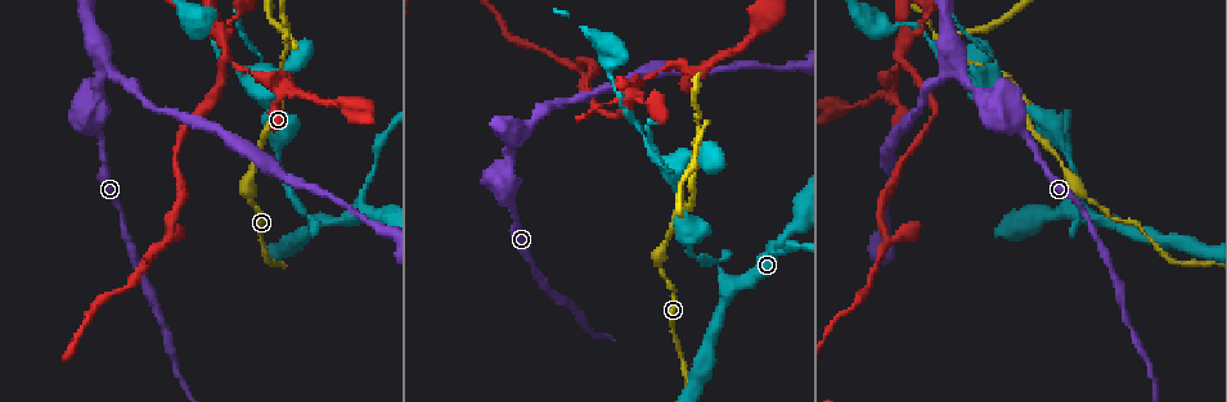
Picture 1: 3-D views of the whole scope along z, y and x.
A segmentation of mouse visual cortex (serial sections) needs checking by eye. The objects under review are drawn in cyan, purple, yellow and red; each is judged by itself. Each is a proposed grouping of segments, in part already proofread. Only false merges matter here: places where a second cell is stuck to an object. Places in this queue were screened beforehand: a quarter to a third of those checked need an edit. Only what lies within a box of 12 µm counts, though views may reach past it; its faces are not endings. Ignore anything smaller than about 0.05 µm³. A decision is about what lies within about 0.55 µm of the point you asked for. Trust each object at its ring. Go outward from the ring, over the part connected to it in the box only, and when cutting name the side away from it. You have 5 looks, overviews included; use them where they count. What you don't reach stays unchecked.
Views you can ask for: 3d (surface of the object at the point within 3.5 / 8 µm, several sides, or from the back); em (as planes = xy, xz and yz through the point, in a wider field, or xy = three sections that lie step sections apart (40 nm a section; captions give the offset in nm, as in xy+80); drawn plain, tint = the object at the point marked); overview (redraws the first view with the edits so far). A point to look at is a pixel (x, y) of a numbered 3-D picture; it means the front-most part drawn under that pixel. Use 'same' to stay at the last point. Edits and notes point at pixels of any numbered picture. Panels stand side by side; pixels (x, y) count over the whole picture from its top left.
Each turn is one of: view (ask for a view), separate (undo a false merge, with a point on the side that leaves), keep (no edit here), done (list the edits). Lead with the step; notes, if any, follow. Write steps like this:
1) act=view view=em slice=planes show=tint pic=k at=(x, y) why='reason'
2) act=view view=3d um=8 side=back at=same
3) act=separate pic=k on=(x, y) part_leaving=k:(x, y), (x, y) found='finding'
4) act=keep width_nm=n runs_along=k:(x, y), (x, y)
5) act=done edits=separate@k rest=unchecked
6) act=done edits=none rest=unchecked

act=view view=3d um=8 pic=1 at=(285, 51) why='three arms meet'

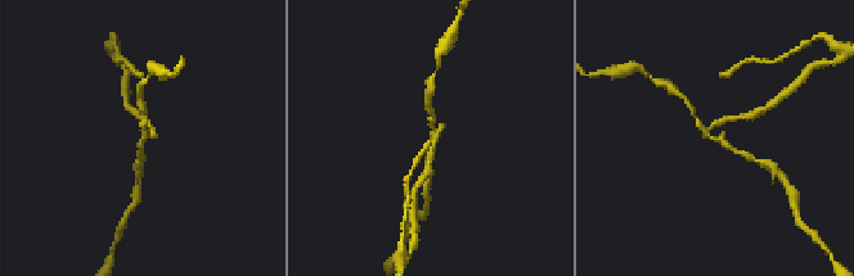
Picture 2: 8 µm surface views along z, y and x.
act=view view=em slice=xy step=5 show=tint pic=2 at=(435, 129) arms=3 arm_widths_nm=150,150,200 why='shape alone is not enough'

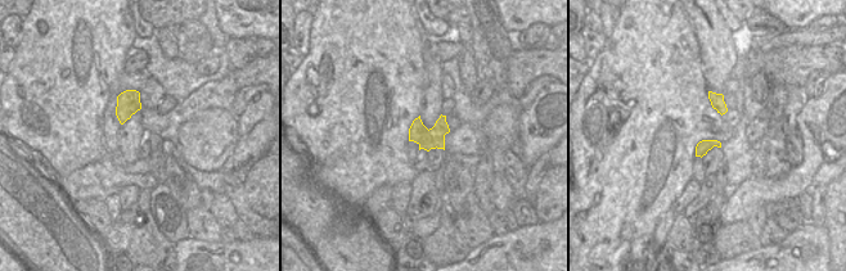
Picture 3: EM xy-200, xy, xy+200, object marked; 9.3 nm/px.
act=separate pic=2 on=(727, 118) found='two cells meet here'

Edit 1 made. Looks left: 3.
act=view view=3d um=3.5 pic=1 at=(960, 71) why='sharp bend'

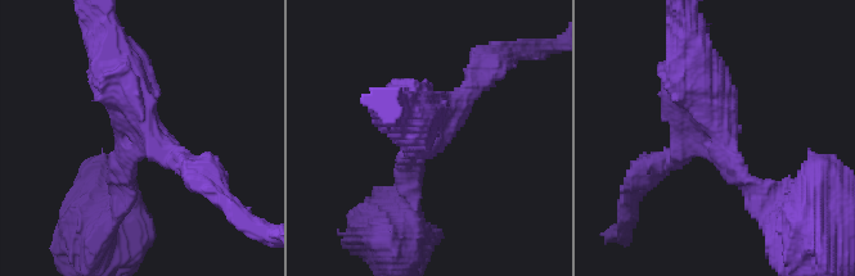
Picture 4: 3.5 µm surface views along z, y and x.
act=keep arms=3 runs_along=4:(410, 204), (410, 154), (473, 86) found='one cell here'

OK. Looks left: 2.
act=done edits=separate@2 rest=unchecked

